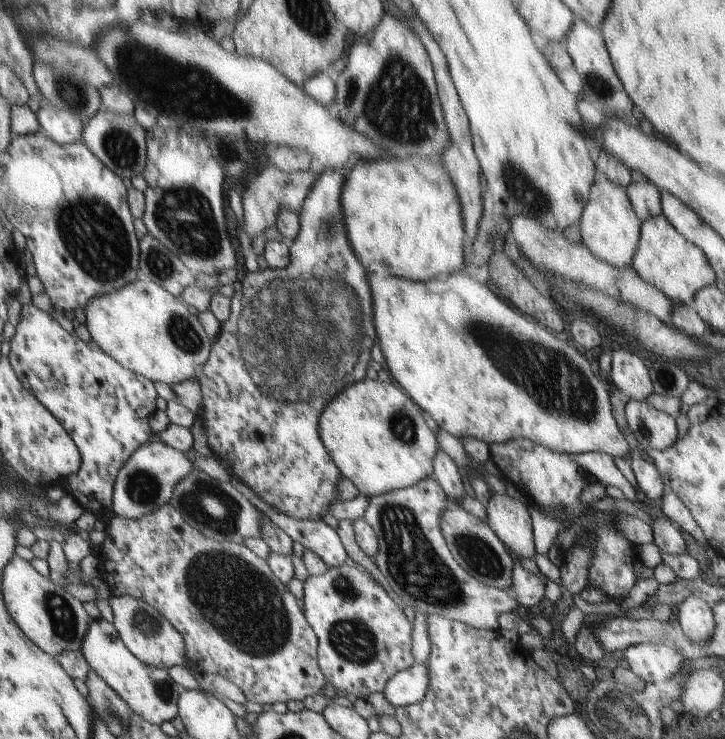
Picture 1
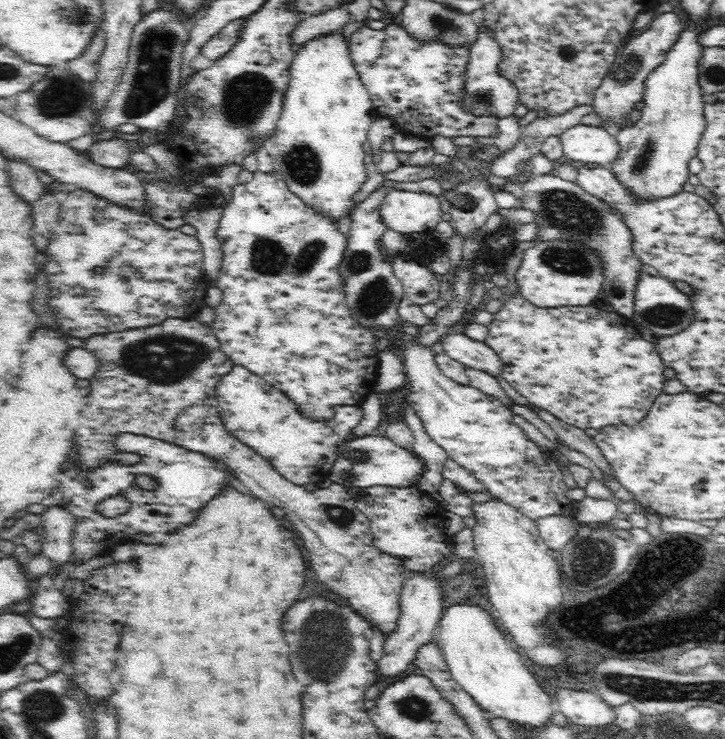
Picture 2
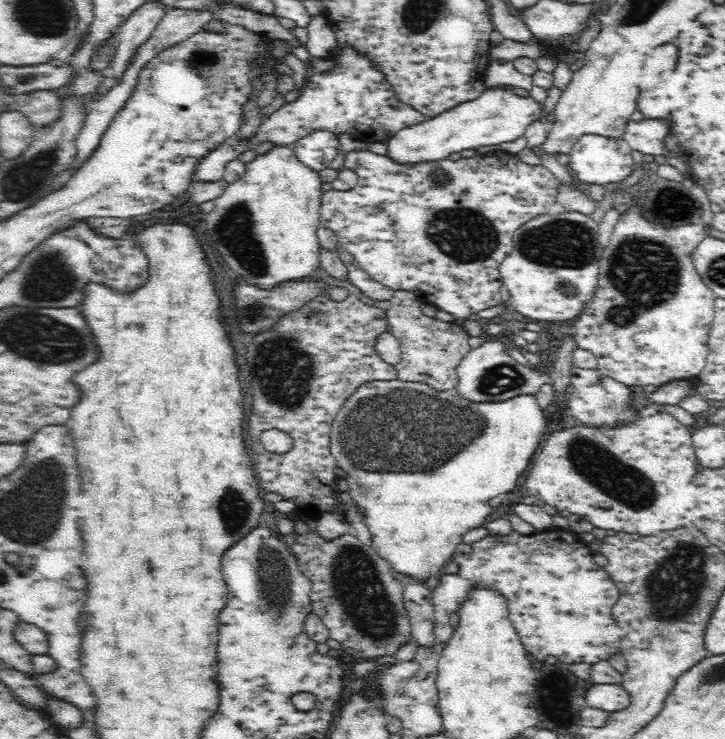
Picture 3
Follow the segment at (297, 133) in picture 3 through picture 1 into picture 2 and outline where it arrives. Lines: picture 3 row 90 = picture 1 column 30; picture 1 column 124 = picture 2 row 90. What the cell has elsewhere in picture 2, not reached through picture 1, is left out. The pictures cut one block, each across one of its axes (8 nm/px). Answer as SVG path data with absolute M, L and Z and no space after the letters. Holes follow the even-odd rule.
M388 22L380 30L372 30L365 26L356 28L347 40L348 55L353 64L354 71L364 89L375 116L390 119L392 127L397 132L433 140L436 136L444 138L472 137L476 140L486 140L497 134L500 116L495 114L474 114L462 105L462 99L467 93L468 64L470 64L471 42L453 43L442 41L440 35L433 35L424 41L414 37L402 26Z

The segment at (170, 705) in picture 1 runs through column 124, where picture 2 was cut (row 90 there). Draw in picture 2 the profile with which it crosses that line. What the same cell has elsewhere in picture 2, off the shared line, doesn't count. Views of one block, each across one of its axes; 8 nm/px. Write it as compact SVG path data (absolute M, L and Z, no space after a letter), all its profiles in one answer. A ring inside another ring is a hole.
M684 31L678 44L667 52L662 64L642 82L640 99L644 110L640 110L640 117L634 124L613 131L620 149L610 169L618 180L633 188L637 196L668 196L681 190L681 185L691 180L687 164L694 157L704 128L704 103L695 76L695 65L703 48L697 46L696 36L693 31Z

